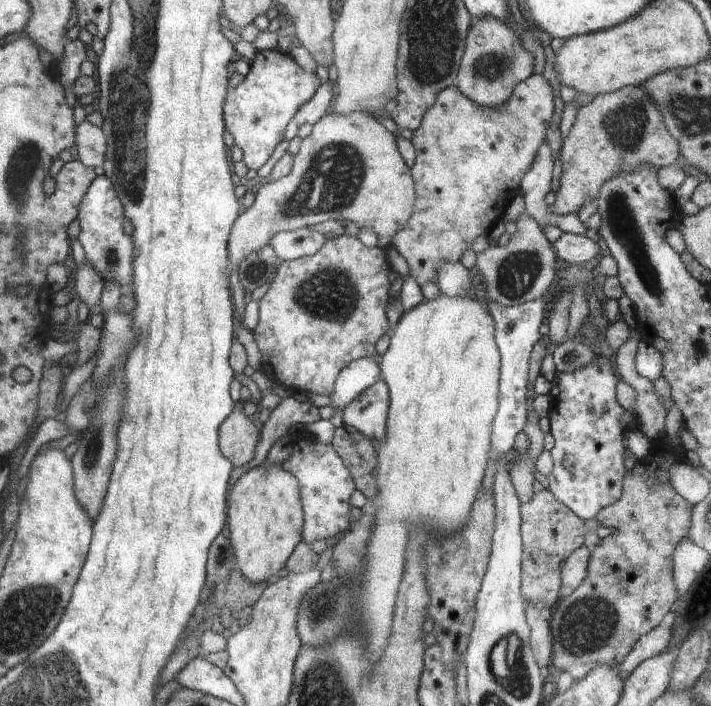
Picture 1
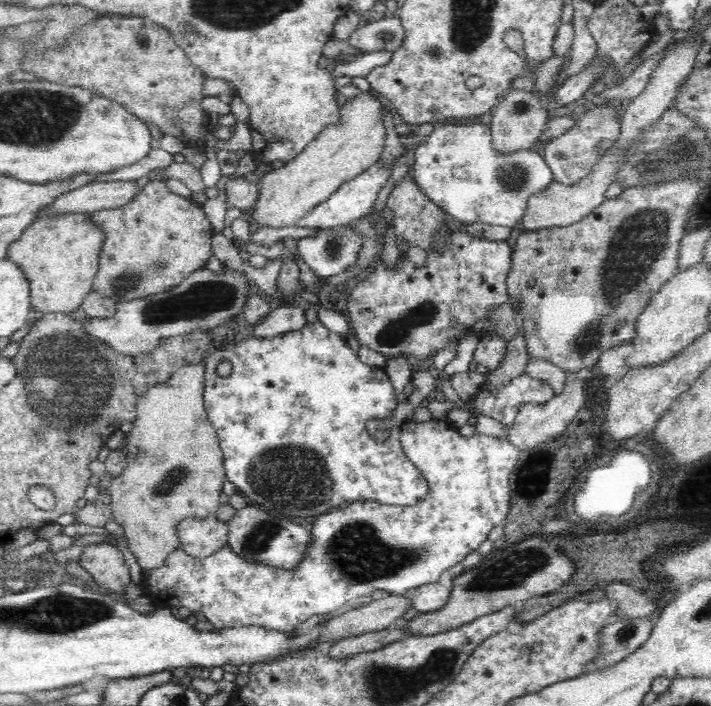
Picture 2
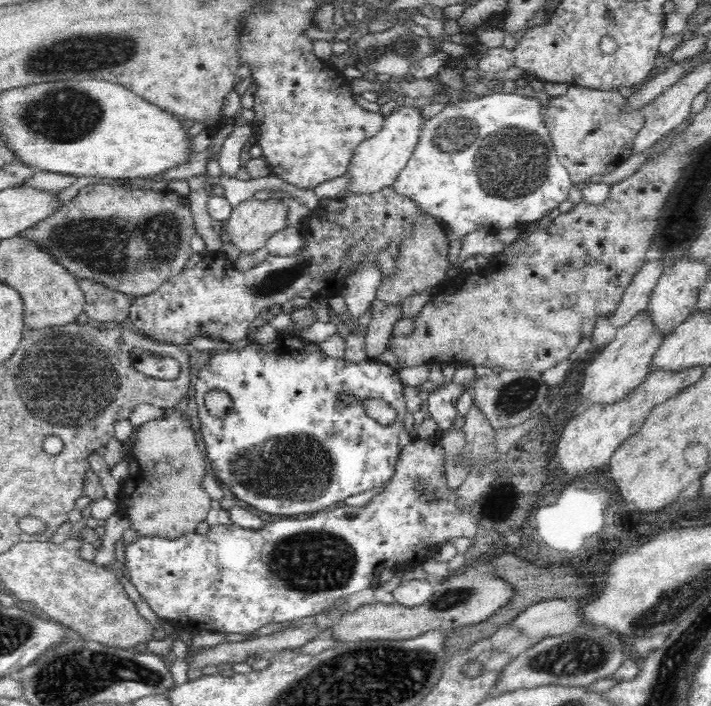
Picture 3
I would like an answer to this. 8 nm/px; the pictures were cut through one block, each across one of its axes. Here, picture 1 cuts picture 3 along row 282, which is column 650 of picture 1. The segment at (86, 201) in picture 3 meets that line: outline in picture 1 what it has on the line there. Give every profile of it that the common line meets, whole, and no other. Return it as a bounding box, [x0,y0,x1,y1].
[549,86,680,215]

